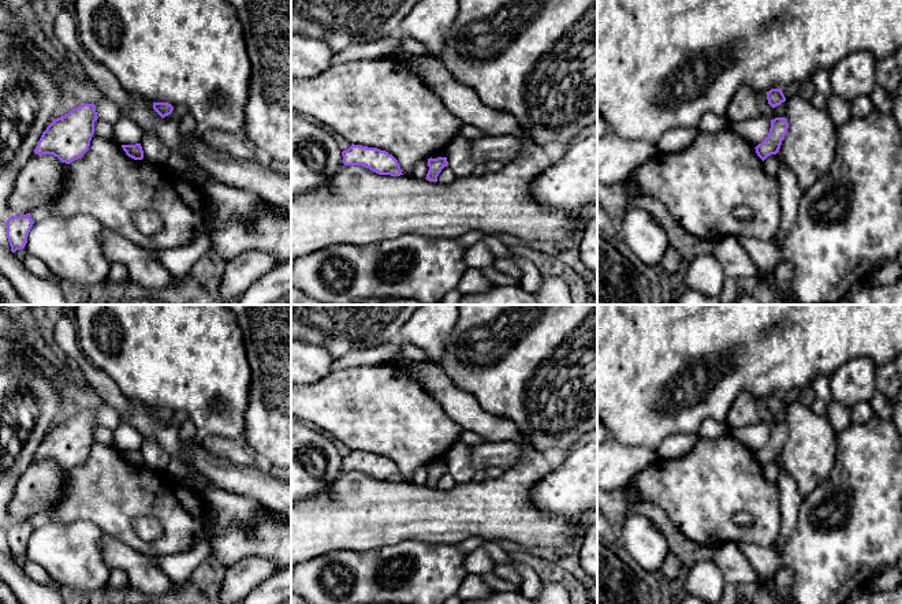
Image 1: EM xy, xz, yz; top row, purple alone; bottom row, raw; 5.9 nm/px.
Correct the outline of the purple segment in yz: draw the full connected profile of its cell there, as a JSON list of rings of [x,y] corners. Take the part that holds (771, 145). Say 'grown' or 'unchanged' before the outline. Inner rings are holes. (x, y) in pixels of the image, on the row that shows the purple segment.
unchanged; [[[775,118],[771,120],[768,137],[754,149],[757,156],[764,161],[768,156],[776,154],[780,149],[782,141],[787,134],[789,123],[786,118]]]

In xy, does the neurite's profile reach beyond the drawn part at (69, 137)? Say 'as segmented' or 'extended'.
as segmented

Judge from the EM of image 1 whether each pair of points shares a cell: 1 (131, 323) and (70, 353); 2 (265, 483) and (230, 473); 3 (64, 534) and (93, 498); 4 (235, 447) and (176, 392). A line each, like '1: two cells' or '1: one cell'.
1: two cells
2: one cell
3: two cells
4: two cells

